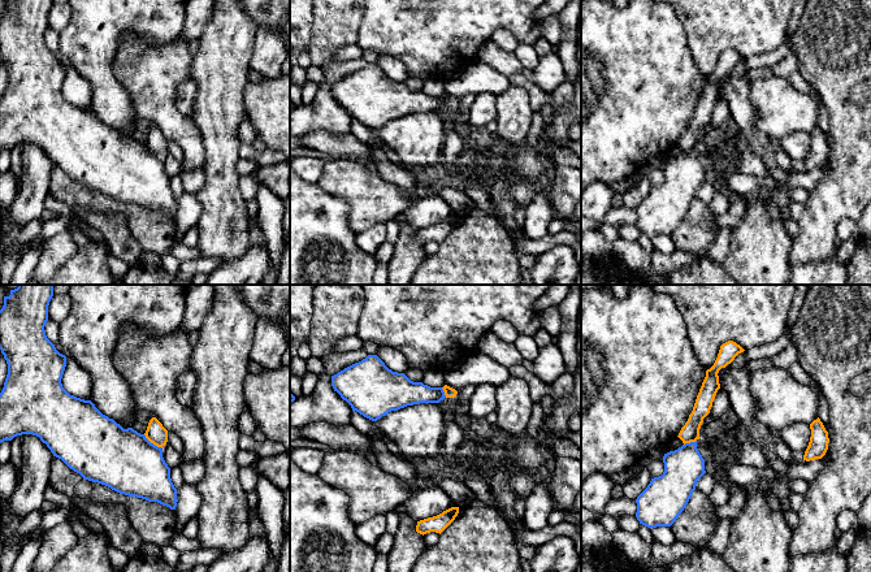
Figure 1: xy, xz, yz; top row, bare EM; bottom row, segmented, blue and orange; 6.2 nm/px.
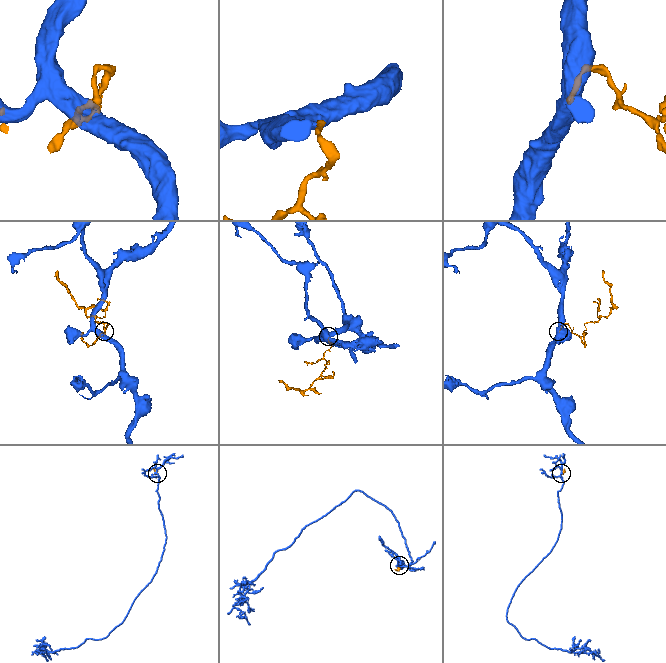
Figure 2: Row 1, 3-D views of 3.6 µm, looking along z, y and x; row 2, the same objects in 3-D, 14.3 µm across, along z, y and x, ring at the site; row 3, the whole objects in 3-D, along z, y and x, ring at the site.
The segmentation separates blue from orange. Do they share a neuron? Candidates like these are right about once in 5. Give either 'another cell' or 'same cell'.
another cell

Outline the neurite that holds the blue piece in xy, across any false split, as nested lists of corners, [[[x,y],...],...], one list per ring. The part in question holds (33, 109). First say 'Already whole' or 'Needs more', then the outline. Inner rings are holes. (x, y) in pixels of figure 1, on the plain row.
Already whole. [[[10,0],[9,5],[4,5],[0,58],[8,73],[8,83],[0,101],[0,152],[22,143],[36,144],[53,165],[83,188],[176,218],[177,198],[161,156],[133,136],[124,138],[103,124],[91,109],[70,104],[62,96],[66,65],[56,58],[44,39],[52,5],[53,0]]]

